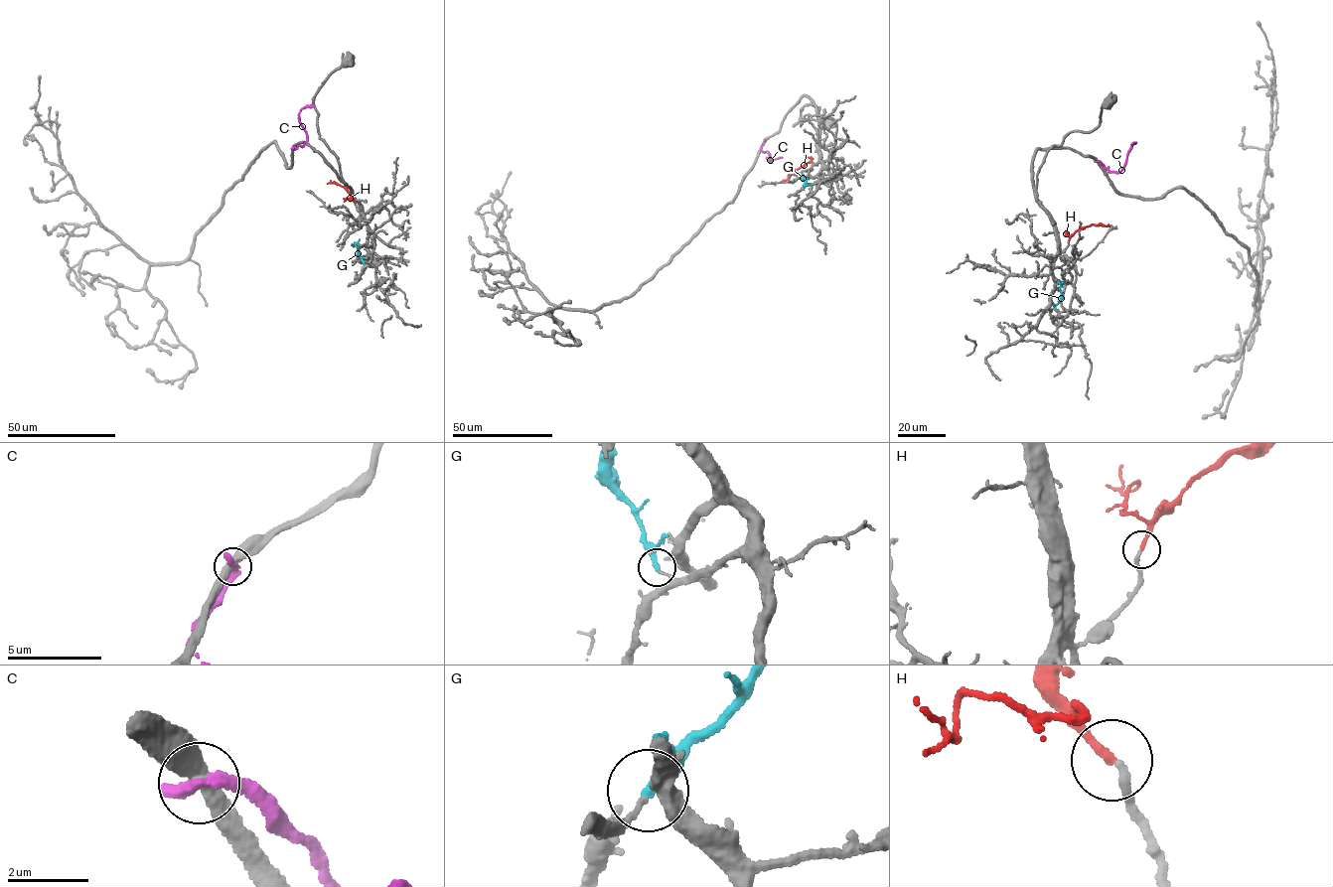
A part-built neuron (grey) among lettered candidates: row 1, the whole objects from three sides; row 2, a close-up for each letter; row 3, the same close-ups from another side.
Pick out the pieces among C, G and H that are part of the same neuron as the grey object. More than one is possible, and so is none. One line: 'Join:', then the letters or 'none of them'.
Join: H

